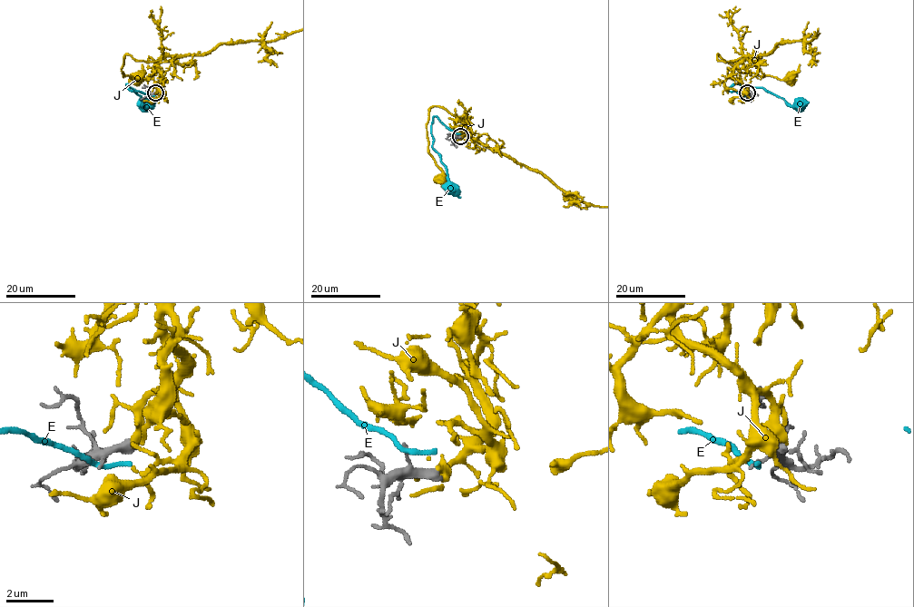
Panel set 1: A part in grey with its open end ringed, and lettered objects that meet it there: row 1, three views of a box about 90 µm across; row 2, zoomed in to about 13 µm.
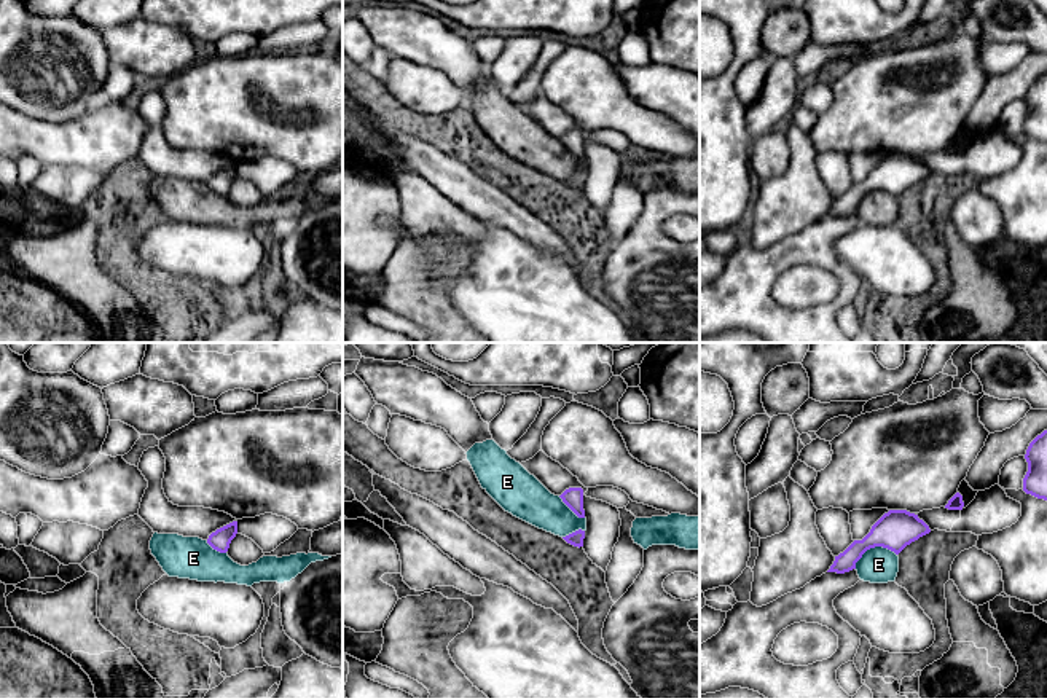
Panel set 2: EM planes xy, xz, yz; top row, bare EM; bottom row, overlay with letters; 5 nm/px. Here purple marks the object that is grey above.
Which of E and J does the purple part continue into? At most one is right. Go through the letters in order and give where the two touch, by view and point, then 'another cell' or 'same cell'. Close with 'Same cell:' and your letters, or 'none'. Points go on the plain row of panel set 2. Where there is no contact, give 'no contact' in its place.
E: contact yz (872, 190); another cell
J: no contact; same cell
Same cell: J

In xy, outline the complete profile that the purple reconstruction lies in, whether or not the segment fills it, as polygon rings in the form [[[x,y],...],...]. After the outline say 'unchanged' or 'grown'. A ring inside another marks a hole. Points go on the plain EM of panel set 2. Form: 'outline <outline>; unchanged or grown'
outline [[[233,164],[220,172],[217,172],[215,175],[212,175],[207,182],[207,186],[220,194],[220,196],[226,196],[229,191],[231,183],[236,180],[237,177],[237,164]]]; unchanged

